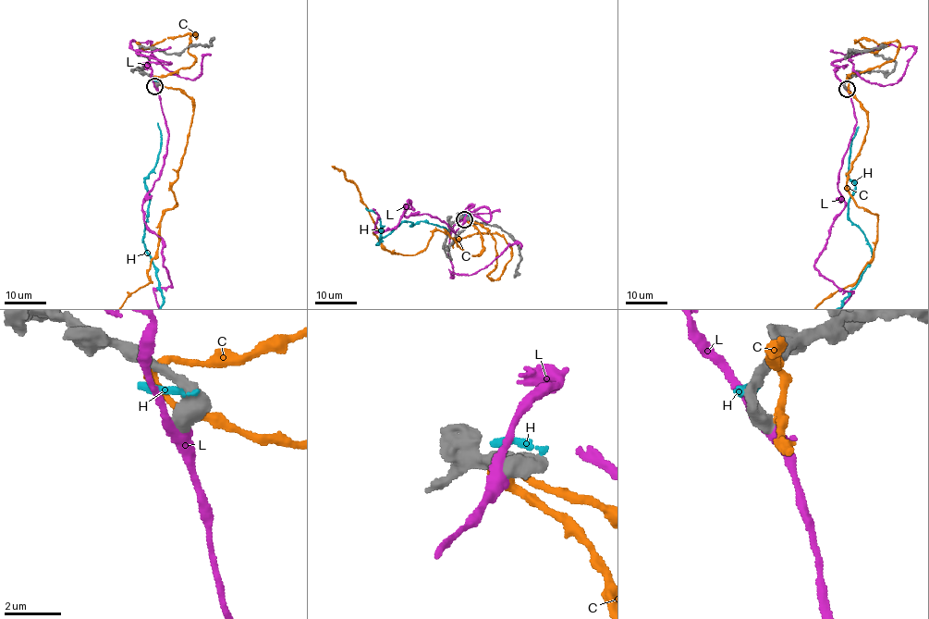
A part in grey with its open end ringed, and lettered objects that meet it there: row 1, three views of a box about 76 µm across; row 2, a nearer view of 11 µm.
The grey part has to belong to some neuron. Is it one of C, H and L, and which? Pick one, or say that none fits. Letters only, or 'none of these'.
none of these

